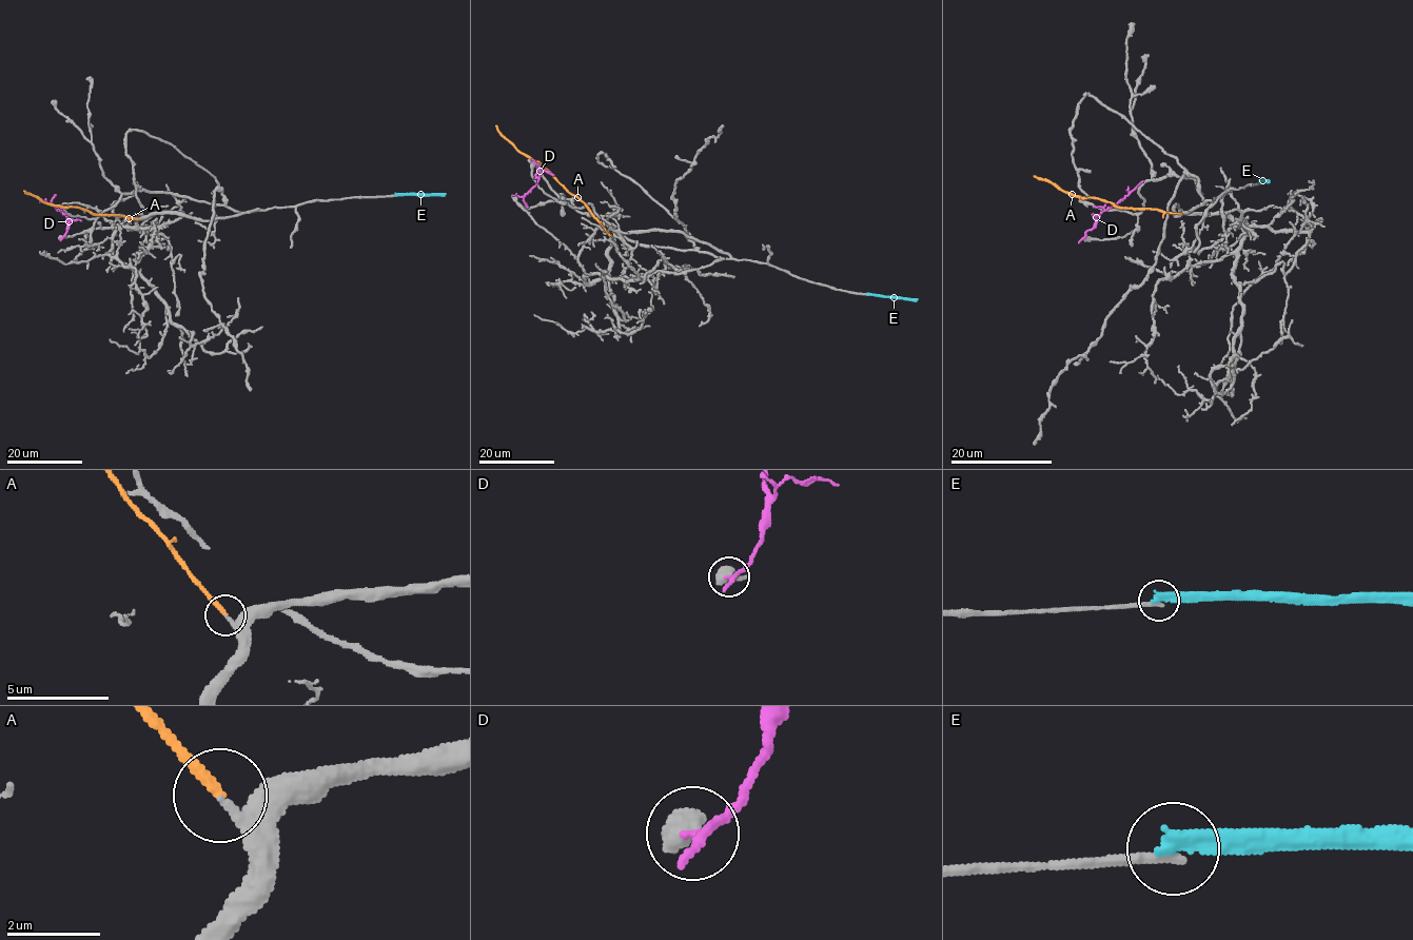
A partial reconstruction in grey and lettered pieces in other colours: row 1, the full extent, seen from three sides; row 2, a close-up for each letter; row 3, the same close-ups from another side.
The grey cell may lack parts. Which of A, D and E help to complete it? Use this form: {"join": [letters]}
{"join": ["A"]}

